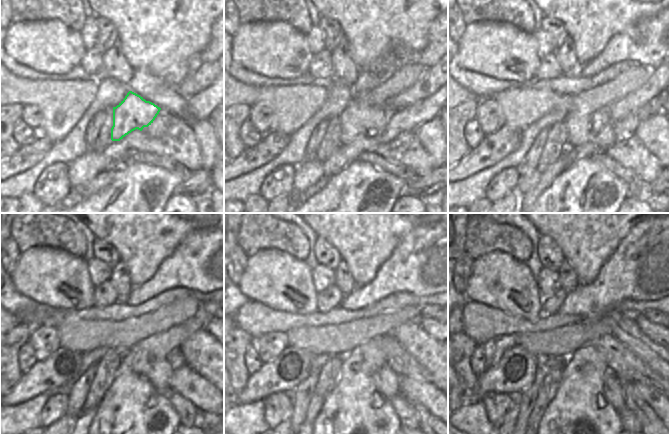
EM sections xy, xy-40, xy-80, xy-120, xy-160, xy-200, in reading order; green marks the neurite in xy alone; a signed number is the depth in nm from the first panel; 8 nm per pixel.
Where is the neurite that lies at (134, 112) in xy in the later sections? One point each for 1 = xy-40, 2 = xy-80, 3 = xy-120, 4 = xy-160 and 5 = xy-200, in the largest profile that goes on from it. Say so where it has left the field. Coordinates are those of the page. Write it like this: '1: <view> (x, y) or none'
1: xy-40 (356, 118)
2: xy-80 (582, 129)
3: xy-120 (159, 372)
4: xy-160 (387, 381)
5: xy-200 (612, 387)

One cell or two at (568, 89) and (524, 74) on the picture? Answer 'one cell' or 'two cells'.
two cells

